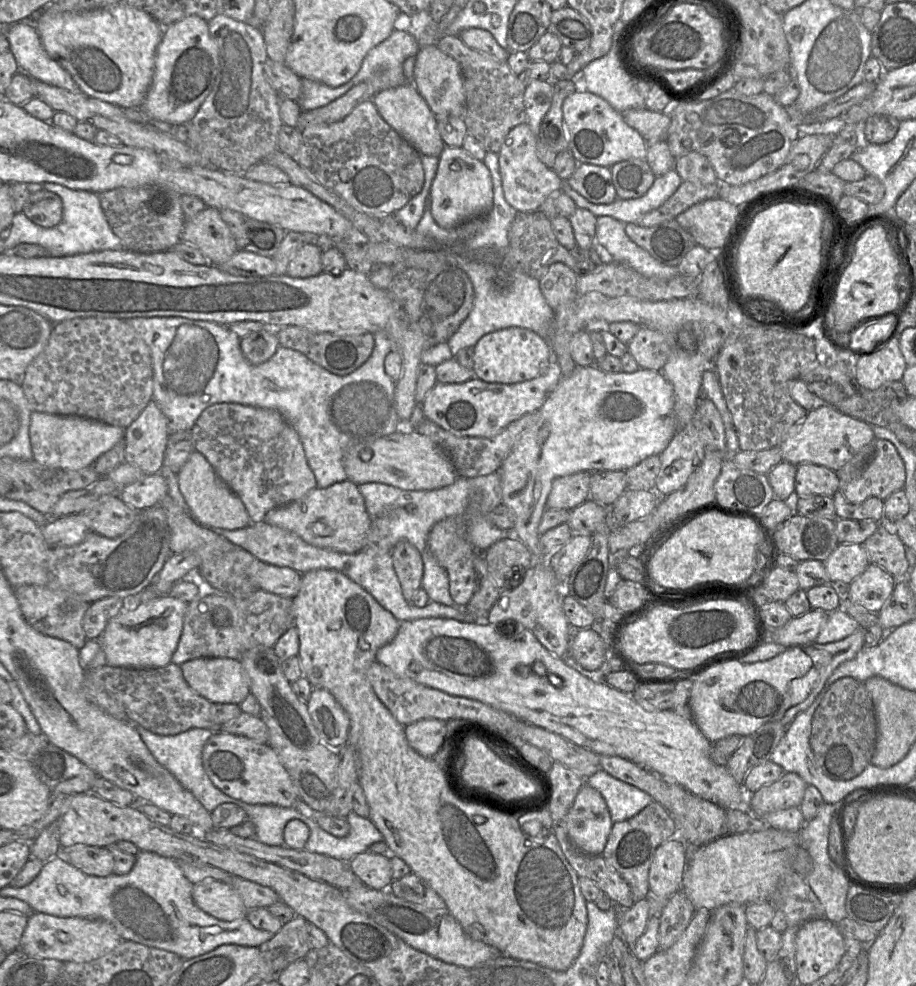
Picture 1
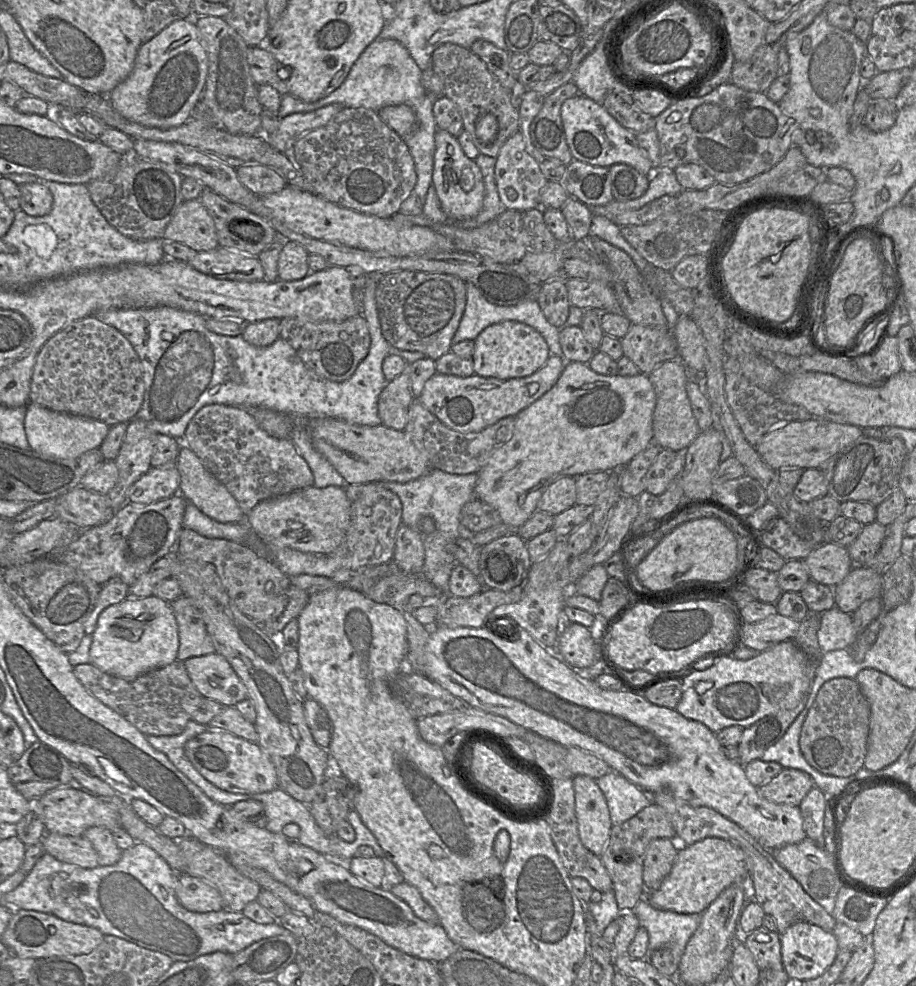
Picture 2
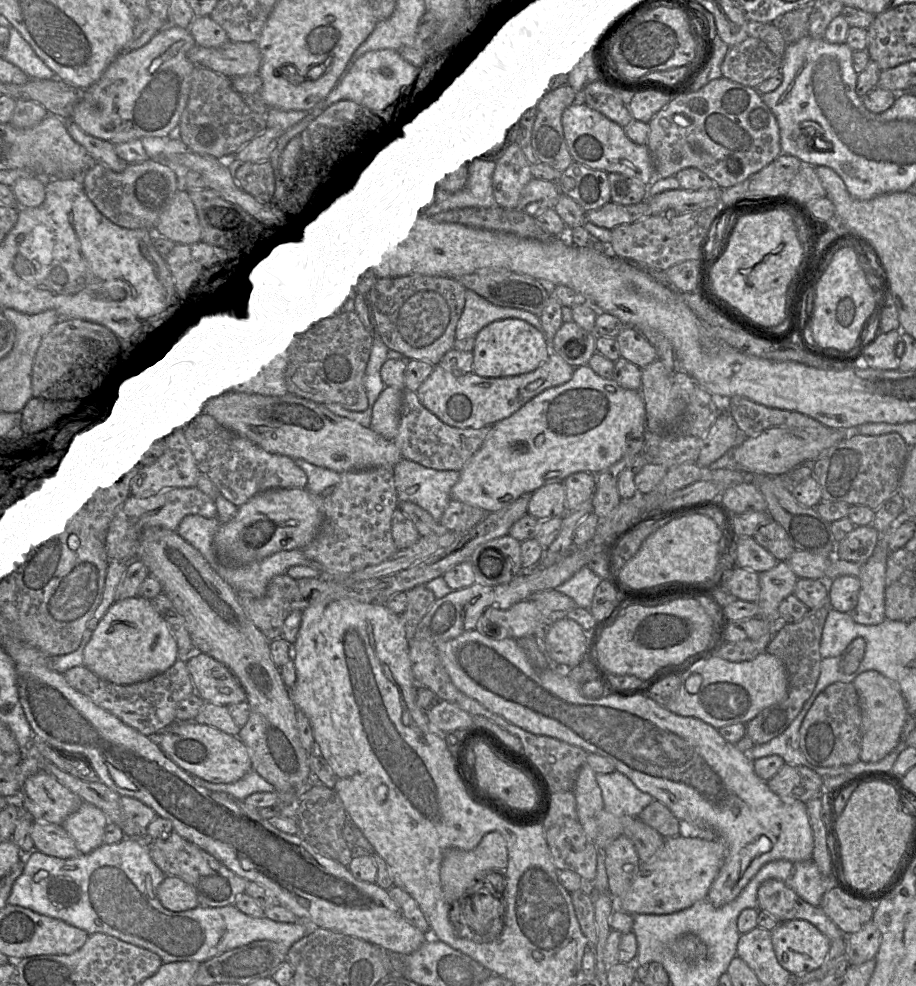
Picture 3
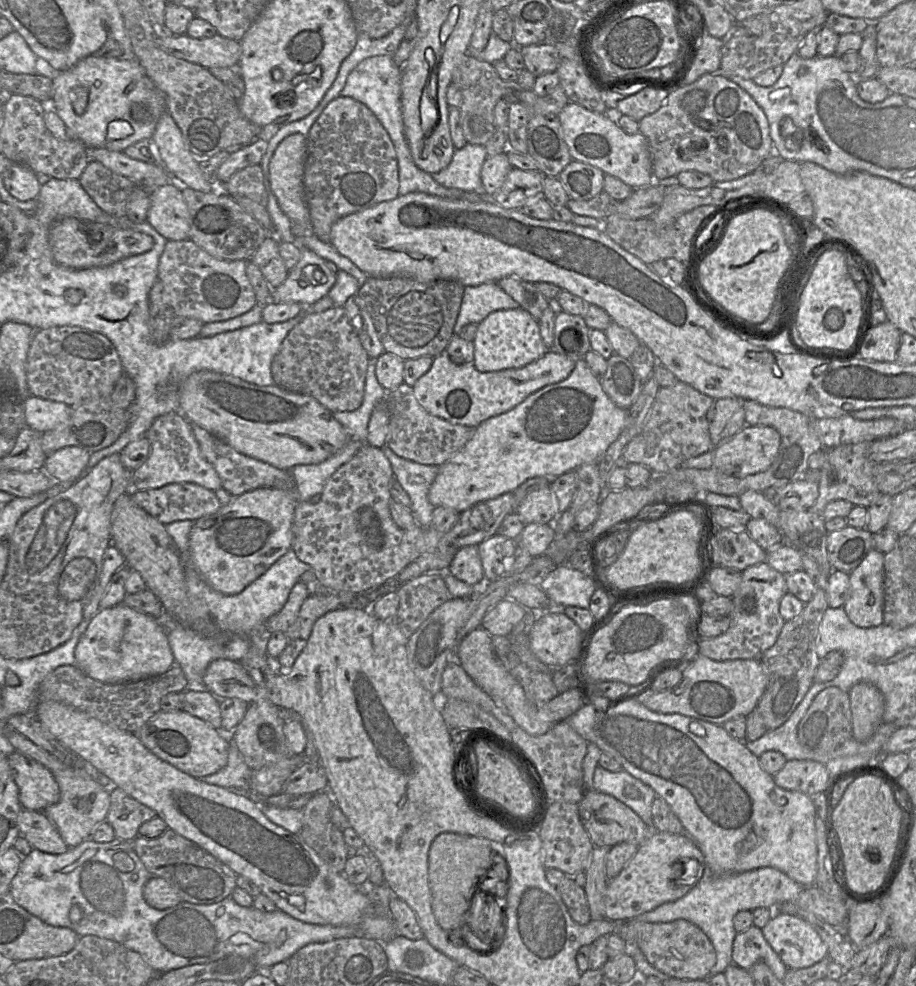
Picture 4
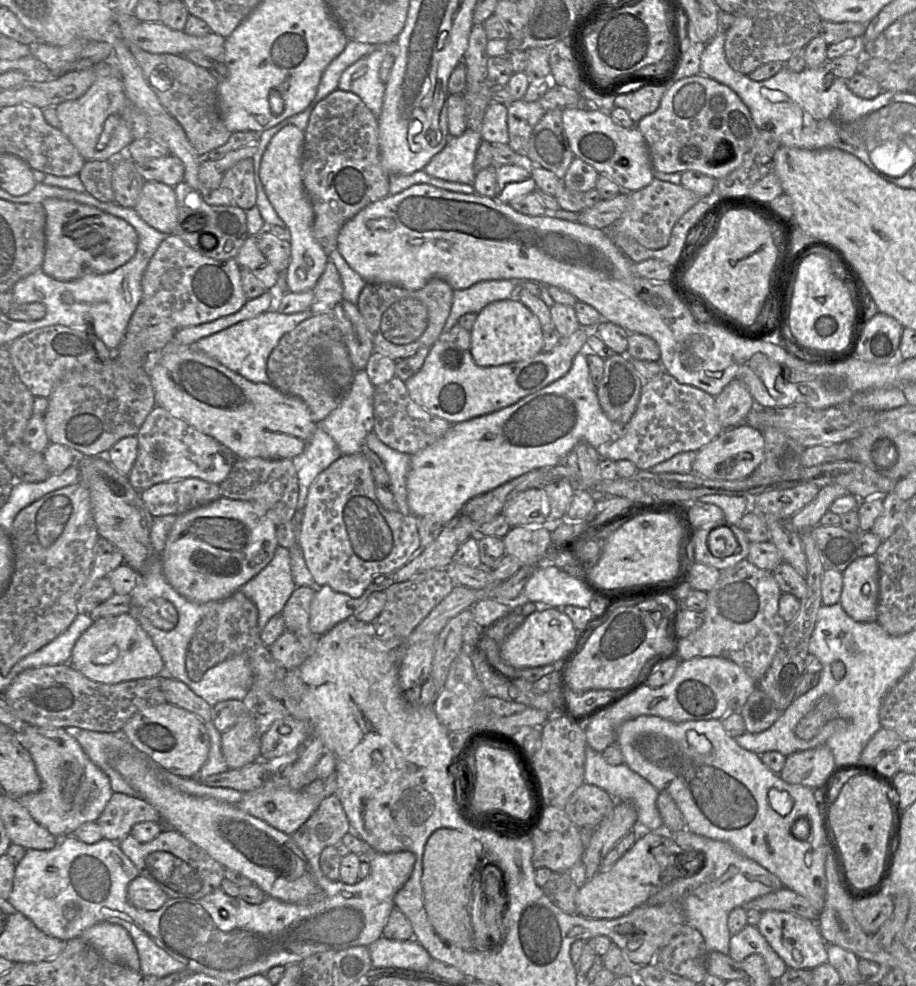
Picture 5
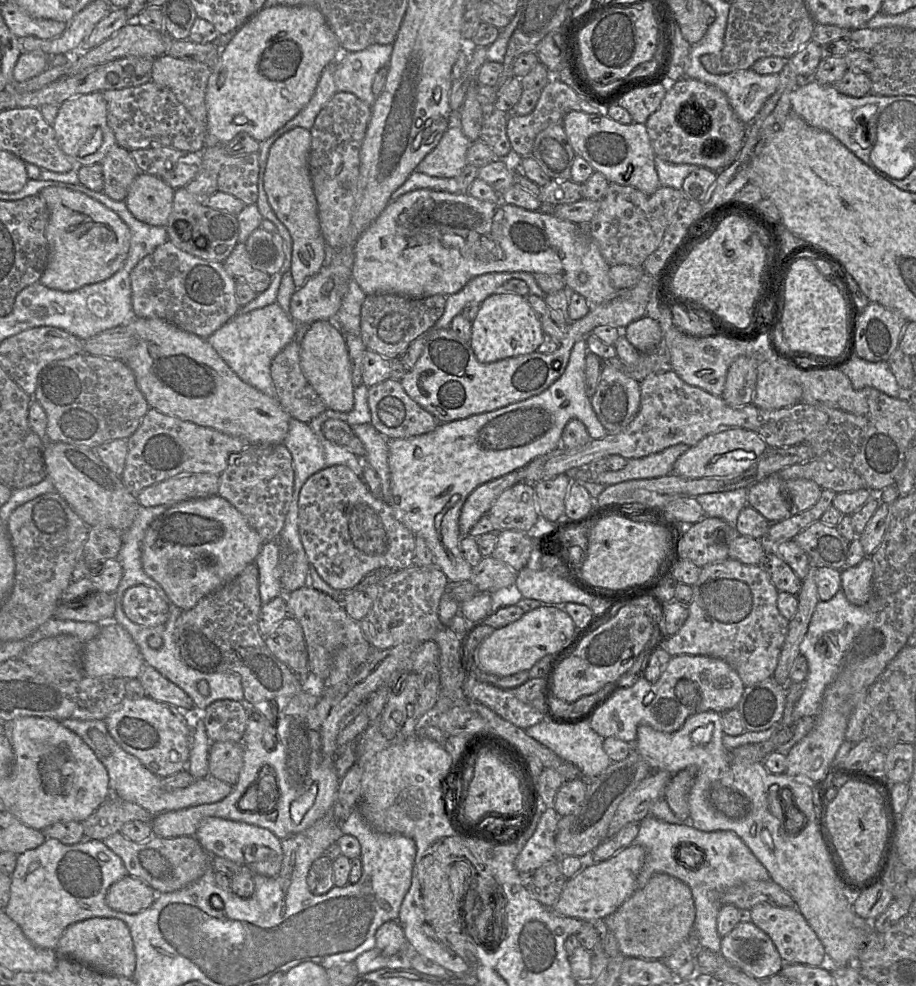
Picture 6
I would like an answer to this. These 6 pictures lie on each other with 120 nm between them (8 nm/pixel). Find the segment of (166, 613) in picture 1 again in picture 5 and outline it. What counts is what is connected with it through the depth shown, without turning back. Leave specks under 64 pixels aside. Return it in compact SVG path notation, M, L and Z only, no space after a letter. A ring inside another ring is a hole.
M129 613L95 620L76 642L70 665L90 680L104 684L165 675L163 659L153 641Z

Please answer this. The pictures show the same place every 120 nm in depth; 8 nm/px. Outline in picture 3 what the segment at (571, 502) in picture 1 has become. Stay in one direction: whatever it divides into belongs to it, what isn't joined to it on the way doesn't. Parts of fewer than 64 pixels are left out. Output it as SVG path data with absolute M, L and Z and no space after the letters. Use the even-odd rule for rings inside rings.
M562 481L548 482L531 493L527 513L538 520L565 514L565 487Z

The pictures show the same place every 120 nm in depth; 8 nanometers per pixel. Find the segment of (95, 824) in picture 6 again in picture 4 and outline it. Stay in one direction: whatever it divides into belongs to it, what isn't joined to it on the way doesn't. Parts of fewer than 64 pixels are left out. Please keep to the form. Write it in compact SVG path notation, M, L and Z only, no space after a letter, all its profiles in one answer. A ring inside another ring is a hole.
M120 788L110 792L110 808L106 817L114 829L116 839L133 841L140 826L155 818L157 813L140 803Z

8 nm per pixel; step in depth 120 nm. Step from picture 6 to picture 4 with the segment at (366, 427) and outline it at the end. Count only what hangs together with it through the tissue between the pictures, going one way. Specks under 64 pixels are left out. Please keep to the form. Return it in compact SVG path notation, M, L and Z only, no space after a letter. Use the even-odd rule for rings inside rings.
M386 444L381 447L390 461L394 476L411 500L411 512L421 527L428 527L434 506L428 500L429 489L439 466L414 462L395 454Z

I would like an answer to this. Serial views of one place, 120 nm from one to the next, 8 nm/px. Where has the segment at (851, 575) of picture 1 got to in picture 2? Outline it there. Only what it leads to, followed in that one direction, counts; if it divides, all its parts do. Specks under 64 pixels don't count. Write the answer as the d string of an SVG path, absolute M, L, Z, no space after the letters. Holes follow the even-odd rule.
M831 542L815 547L804 559L810 579L835 587L852 570L852 561L847 547Z

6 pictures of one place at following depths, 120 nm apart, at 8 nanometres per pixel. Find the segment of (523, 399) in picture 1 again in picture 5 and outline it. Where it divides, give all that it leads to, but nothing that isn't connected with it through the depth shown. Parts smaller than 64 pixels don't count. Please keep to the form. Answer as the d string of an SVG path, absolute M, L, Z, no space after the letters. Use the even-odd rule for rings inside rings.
M580 326L570 336L560 338L549 352L488 367L478 366L470 350L441 337L430 347L419 371L404 383L412 400L431 414L451 424L466 421L510 406L563 377L570 370L575 355L586 350L586 340L592 330Z

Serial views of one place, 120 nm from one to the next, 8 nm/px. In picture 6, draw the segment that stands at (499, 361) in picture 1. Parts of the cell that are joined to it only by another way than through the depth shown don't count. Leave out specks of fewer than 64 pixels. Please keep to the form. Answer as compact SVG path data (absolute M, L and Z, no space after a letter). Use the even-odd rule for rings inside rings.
M496 292L488 296L472 322L470 345L479 362L490 363L504 358L537 351L544 331L527 297L511 292Z

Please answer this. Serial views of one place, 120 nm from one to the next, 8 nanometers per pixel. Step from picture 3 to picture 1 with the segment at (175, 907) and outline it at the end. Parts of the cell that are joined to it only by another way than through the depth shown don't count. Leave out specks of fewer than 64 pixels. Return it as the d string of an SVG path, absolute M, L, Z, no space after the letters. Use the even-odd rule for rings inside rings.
M202 881L194 884L192 898L201 910L223 921L247 917L249 911L238 892L227 882Z

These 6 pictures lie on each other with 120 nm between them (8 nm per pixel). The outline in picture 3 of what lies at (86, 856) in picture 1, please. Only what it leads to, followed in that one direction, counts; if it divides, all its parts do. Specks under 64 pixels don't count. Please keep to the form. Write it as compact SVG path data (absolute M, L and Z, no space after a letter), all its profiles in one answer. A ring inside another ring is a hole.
M33 822L31 837L35 850L46 855L61 859L81 855L74 840L61 825Z

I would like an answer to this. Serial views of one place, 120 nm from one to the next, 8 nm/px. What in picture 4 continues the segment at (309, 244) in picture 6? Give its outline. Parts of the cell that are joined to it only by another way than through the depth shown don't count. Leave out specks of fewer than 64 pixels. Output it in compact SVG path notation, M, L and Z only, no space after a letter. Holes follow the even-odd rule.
M294 133L285 137L275 149L269 163L270 187L284 214L292 222L292 233L296 237L314 235L306 201L303 172L306 161L306 136ZM298 247L301 251L297 264L288 271L286 279L277 288L272 288L270 300L274 302L297 302L302 306L311 305L322 297L326 296L336 281L338 268L326 259L321 258L316 253L306 247Z

